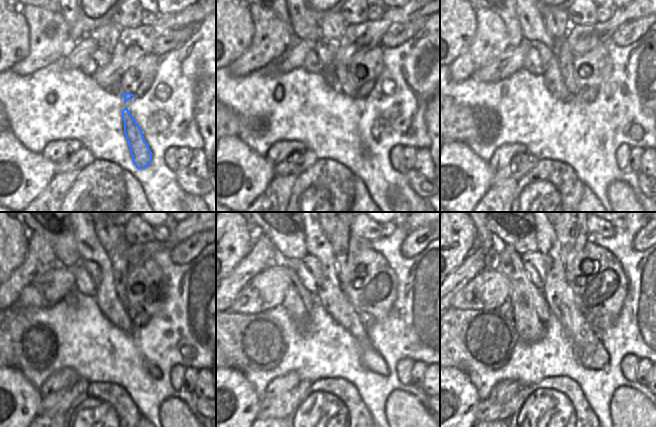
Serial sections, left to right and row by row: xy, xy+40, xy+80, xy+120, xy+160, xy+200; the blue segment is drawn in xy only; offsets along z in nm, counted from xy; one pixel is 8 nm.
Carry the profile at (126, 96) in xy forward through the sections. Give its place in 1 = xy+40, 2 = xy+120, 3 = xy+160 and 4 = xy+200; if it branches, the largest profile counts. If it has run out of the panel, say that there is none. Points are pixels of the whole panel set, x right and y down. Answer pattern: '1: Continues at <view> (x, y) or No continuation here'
1: Continues at xy+40 (347, 87)
2: Continues at xy+120 (120, 270)
3: Continues at xy+160 (346, 244)
4: Continues at xy+200 (572, 233)

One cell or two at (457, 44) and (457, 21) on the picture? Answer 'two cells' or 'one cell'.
one cell

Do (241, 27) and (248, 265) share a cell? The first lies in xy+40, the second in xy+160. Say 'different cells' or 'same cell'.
different cells

